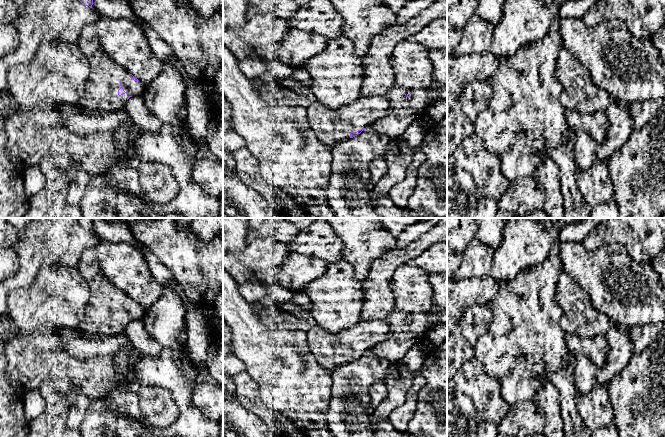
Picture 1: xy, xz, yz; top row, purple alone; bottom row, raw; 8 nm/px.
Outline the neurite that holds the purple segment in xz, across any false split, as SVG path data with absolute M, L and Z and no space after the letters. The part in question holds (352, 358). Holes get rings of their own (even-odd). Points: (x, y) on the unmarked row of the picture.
M386 319L360 321L342 331L327 331L316 324L307 332L310 352L329 371L360 358L368 349L386 340L390 327Z

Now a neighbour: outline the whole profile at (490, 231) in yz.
M476 218L478 231L475 238L497 250L502 243L508 220L509 218Z

